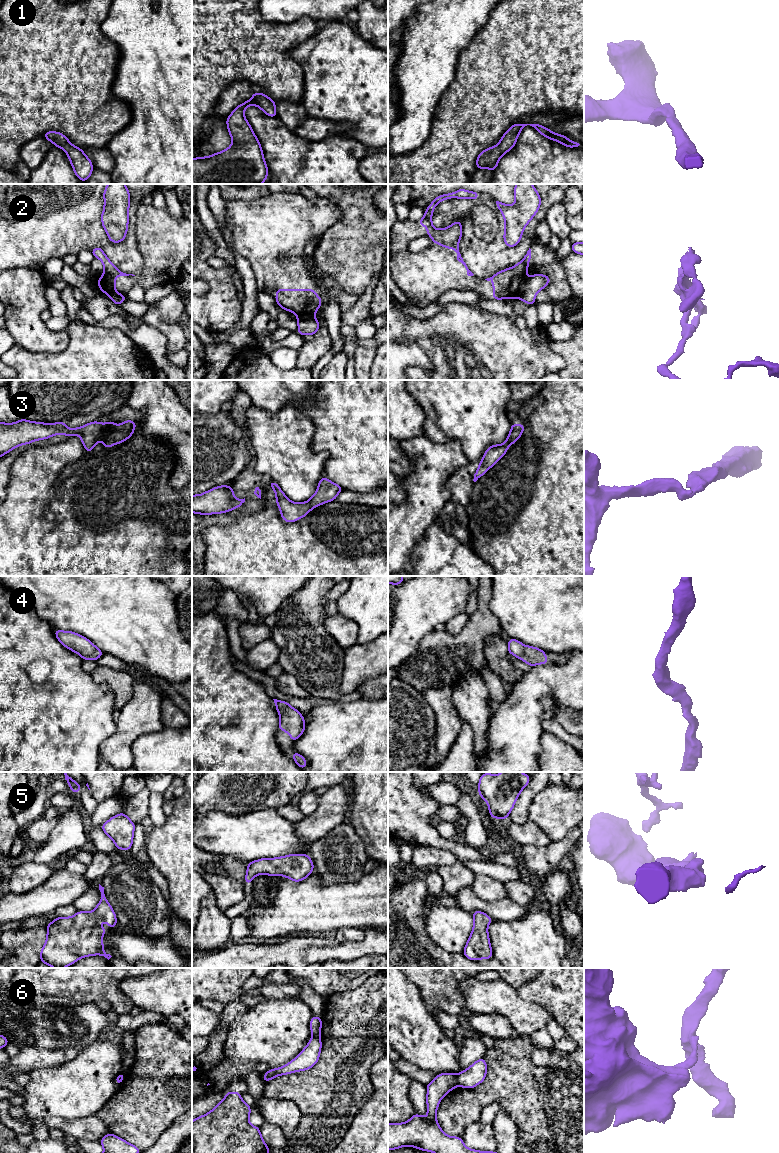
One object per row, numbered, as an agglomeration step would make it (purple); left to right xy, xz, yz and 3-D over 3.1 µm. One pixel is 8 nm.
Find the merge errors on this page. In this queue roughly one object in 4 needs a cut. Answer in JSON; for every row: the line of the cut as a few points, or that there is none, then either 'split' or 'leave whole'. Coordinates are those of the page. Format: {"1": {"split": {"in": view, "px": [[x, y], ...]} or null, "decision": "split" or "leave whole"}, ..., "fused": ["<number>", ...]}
{"1": {"split": null, "decision": "leave whole"}, "2": {"split": {"in": "yz", "px": [[526, 278], [516, 296]]}, "decision": "split"}, "3": {"split": null, "decision": "leave whole"}, "4": {"split": null, "decision": "leave whole"}, "5": {"split": null, "decision": "leave whole"}, "6": {"split": {"in": "yz", "px": [[456, 1075], [457, 1084]]}, "decision": "split"}, "fused": ["2", "6"]}

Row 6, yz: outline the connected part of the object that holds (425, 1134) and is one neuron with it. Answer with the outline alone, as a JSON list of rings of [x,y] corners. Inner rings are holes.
[[[441,1073],[427,1087],[426,1118],[414,1114],[405,1123],[388,1123],[388,1150],[412,1146],[434,1153],[498,1153],[468,1149],[461,1137],[446,1135],[437,1122],[437,1108],[441,1099],[457,1086],[457,1075]]]

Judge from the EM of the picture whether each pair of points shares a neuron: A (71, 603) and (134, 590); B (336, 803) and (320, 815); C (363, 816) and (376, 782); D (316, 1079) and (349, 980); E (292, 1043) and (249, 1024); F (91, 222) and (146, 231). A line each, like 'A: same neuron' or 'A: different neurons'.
A: same neuron
B: same neuron
C: same neuron
D: different neurons
E: same neuron
F: different neurons

